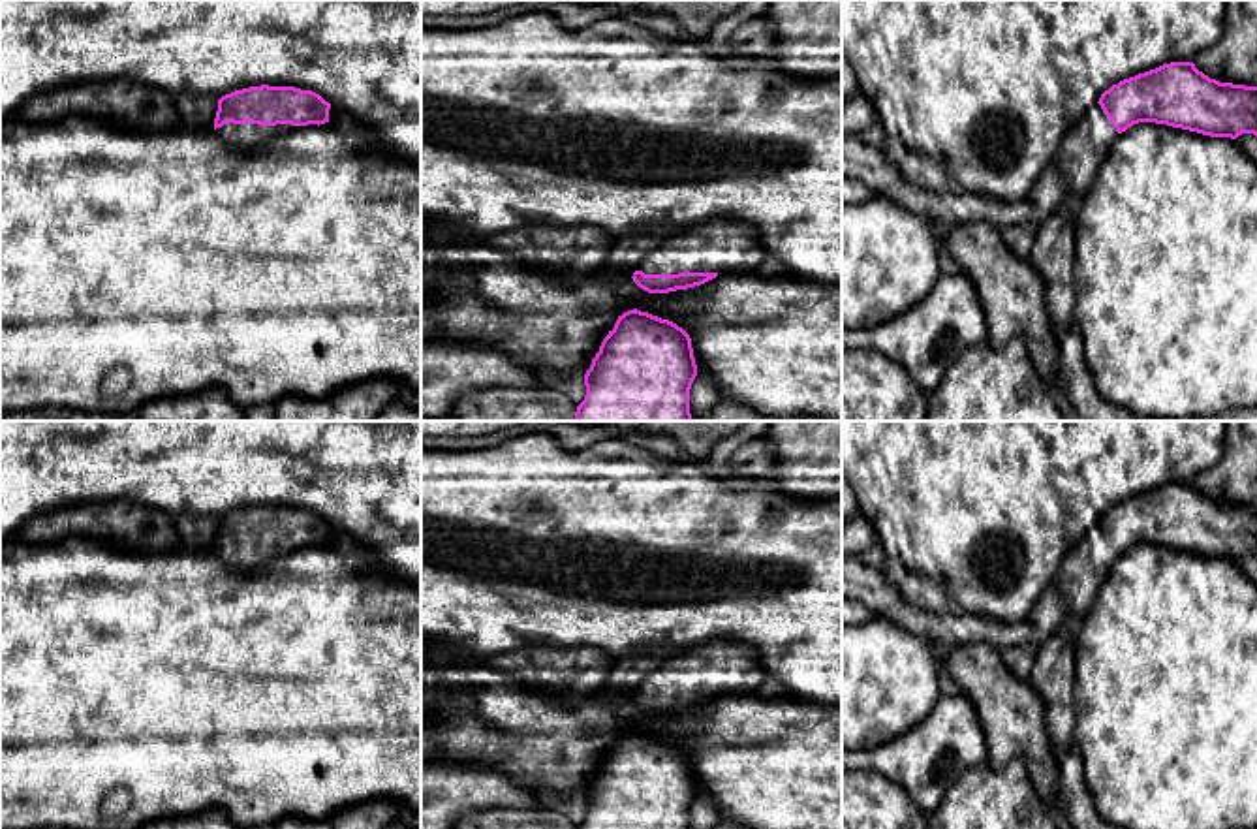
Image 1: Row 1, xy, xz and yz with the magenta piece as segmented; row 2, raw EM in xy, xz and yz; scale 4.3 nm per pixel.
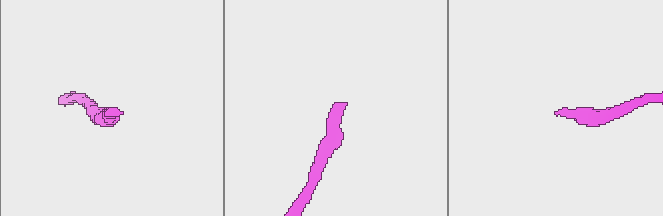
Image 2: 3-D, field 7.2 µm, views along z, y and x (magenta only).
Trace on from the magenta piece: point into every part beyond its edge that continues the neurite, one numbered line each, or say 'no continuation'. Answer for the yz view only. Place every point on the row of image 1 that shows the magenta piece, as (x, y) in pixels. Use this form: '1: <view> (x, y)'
1: yz (1086, 143)

